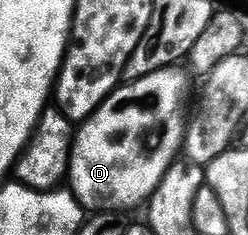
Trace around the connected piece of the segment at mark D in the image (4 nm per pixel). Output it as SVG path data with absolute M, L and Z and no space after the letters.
M163 68L141 80L121 83L104 99L96 115L79 125L68 175L70 191L81 208L93 208L96 214L124 214L120 212L147 205L152 199L185 143L186 120L180 115L189 73L182 69Z

